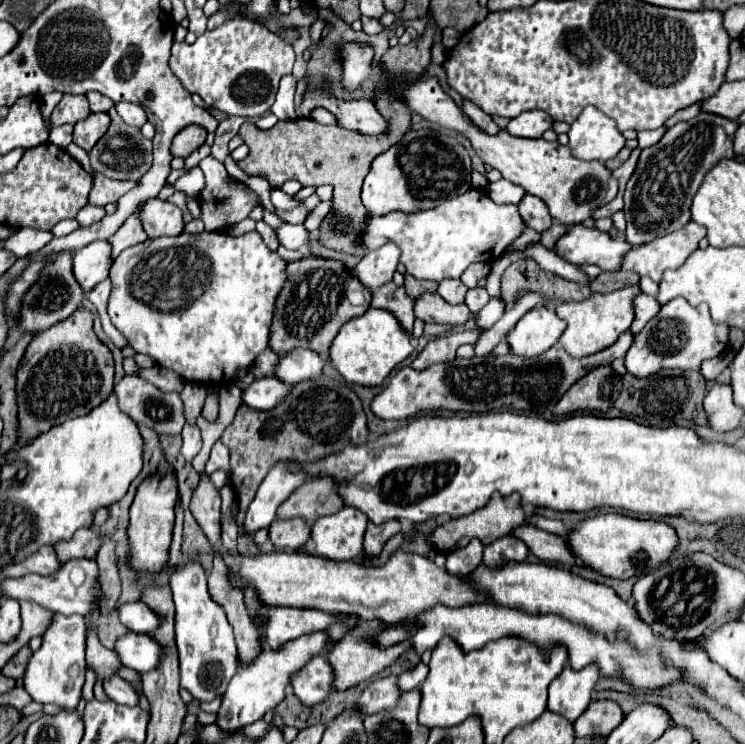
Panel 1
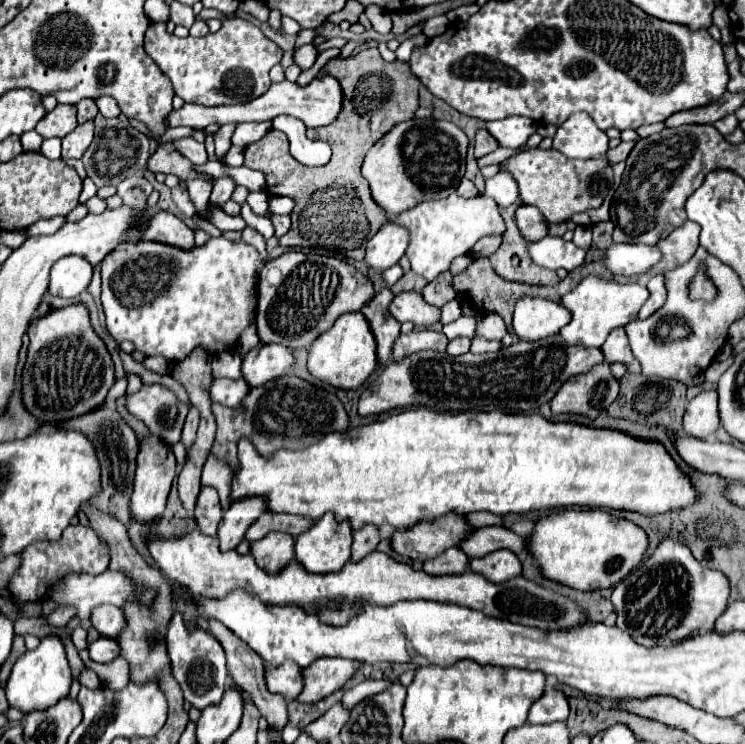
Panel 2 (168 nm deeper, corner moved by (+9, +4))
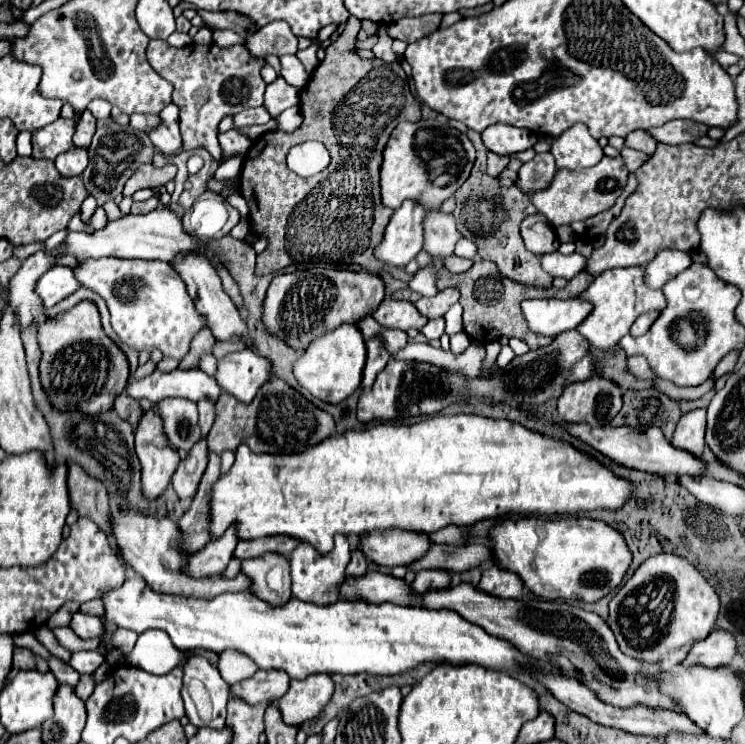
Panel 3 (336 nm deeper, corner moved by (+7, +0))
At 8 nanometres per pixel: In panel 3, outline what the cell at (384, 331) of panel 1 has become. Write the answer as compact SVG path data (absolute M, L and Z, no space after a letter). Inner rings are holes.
M342 324L324 336L312 340L312 344L304 350L304 354L292 364L294 378L302 388L306 388L312 396L328 404L340 404L346 400L362 380L366 360L366 344L360 336L360 330L354 324Z

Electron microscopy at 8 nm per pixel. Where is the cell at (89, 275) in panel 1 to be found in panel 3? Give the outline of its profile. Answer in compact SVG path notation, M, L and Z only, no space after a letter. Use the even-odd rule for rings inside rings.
M54 266L48 272L44 272L36 282L36 294L42 298L44 308L58 304L78 288L80 284L76 284L74 272L68 266Z

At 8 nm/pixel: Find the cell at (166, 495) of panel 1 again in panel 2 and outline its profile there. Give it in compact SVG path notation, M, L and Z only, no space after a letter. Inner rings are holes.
M156 436L142 440L140 452L138 452L134 490L130 496L130 510L132 510L132 516L136 522L140 522L140 524L156 522L164 514L174 476L176 476L176 458L174 458L172 448L164 440L158 440Z

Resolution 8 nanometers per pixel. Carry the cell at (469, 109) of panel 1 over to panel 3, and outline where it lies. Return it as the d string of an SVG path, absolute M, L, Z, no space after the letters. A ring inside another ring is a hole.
M488 152L488 174L498 178L502 174L502 170L508 166L508 162L510 162L508 156L496 156L496 154Z

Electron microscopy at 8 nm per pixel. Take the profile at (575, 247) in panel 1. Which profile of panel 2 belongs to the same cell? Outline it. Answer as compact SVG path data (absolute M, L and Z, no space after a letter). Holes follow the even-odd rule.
M612 244L604 252L600 262L612 274L644 274L658 262L658 252L644 244Z

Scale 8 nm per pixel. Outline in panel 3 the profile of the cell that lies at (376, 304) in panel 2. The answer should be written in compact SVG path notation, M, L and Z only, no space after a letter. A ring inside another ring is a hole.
M380 340L366 342L366 364L364 364L360 388L370 388L376 380L376 374L388 364L388 360L390 360L390 354L384 352L384 346L380 344Z

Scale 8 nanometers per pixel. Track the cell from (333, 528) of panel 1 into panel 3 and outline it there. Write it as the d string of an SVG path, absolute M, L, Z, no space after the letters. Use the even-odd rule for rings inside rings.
M338 534L334 538L334 550L328 556L316 556L316 550L310 544L300 542L296 550L290 554L290 566L292 566L292 596L300 600L308 600L314 604L334 604L336 598L340 598L340 586L344 576L344 570L350 562L350 544L348 538Z

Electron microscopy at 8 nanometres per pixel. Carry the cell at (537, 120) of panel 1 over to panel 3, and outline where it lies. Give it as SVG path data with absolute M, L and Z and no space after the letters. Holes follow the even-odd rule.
M504 124L490 126L486 132L482 132L482 140L484 140L486 150L502 154L502 156L524 152L538 142L538 138L532 132L528 132L526 128L522 128L522 130L508 128Z

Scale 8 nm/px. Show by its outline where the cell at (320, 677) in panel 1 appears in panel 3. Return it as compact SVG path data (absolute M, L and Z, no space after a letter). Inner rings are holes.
M258 670L252 678L246 678L230 686L230 696L240 698L254 706L264 700L278 700L288 690L288 674L276 670Z

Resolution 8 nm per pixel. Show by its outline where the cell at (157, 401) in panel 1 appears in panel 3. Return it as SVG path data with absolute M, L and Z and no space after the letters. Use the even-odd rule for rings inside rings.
M162 400L158 408L170 444L188 452L202 438L196 404L192 404L190 400Z

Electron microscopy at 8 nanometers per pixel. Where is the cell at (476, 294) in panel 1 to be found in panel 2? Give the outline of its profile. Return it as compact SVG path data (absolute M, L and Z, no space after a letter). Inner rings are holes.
M450 300L448 304L442 306L442 320L440 320L440 322L442 322L442 324L448 324L448 322L460 318L460 316L462 316L460 302L458 302L458 300Z

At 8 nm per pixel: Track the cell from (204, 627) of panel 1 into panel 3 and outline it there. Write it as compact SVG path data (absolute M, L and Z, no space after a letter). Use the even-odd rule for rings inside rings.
M190 656L184 664L184 686L182 686L182 700L186 708L186 716L190 724L196 728L224 728L226 720L226 702L230 698L228 684L222 680L216 666L212 666L204 656Z

